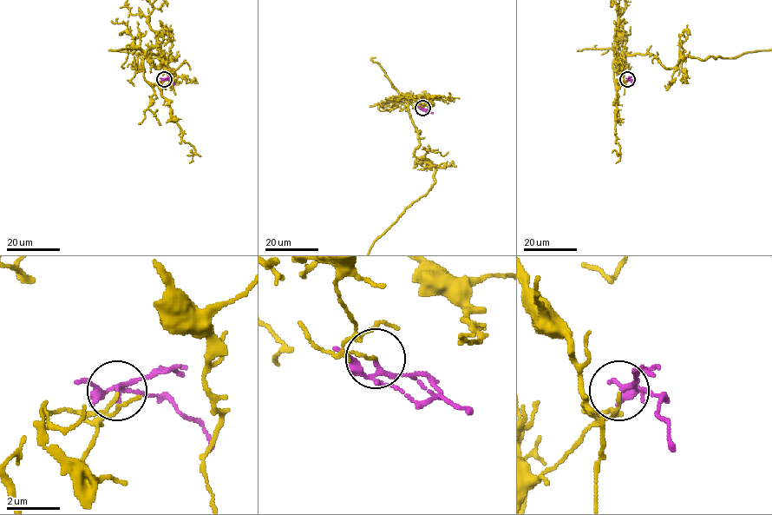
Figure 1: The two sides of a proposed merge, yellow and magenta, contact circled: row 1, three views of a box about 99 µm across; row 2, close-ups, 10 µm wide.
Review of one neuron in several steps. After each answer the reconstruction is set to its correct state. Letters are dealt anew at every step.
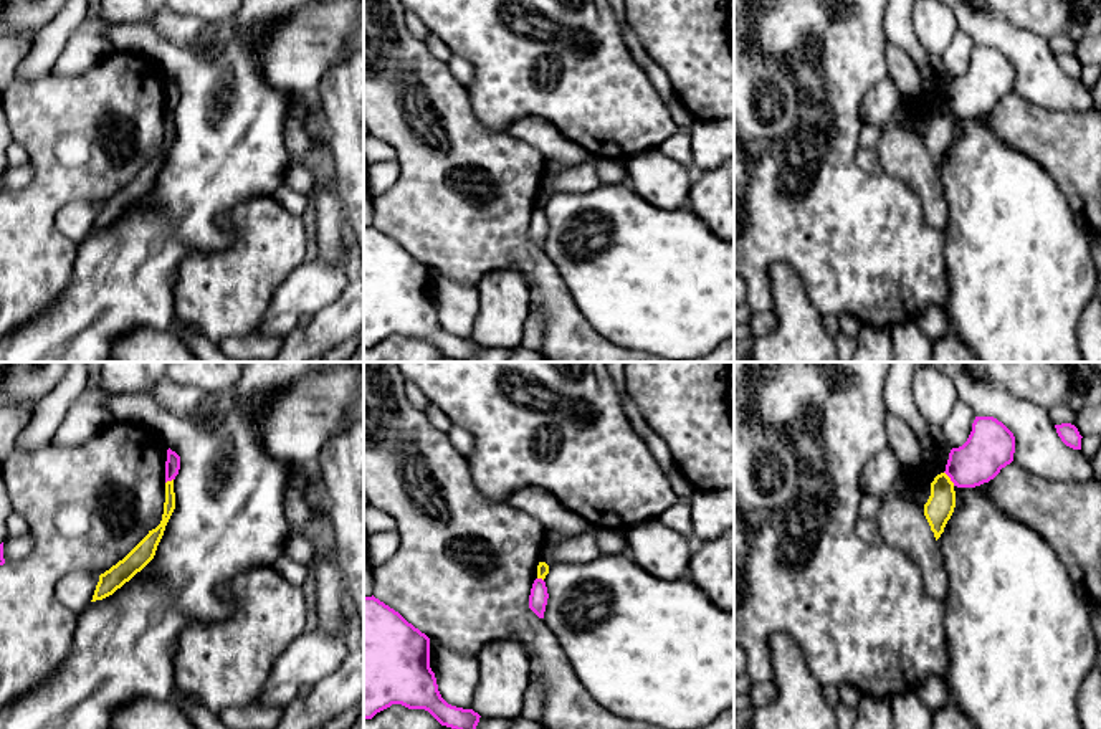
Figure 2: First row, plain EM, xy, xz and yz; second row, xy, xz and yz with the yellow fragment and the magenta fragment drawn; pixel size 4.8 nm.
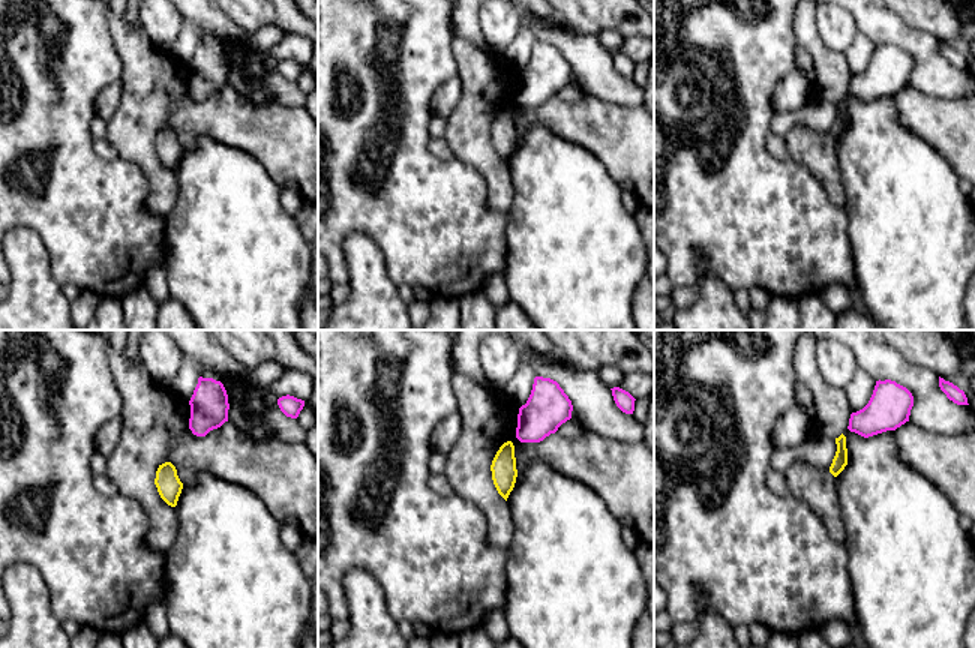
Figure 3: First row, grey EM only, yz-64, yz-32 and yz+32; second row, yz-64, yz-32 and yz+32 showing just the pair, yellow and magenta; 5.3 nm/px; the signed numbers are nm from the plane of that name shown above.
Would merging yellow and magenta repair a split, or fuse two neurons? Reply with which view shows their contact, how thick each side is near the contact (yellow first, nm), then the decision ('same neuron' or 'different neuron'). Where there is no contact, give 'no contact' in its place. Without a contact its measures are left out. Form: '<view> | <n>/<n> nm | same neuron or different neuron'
yz | 140/240 nm | different neuron

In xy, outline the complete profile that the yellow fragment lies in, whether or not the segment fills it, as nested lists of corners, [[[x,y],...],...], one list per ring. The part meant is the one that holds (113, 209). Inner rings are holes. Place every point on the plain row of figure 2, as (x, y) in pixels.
[[[174,109],[165,112],[165,132],[160,154],[149,160],[149,164],[116,195],[99,205],[91,231],[102,230],[112,225],[137,202],[141,202],[155,185],[157,175],[164,165],[165,155],[175,139]]]

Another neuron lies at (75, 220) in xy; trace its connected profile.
[[[73,202],[64,205],[55,218],[58,230],[78,246],[91,233],[99,205],[89,202]]]

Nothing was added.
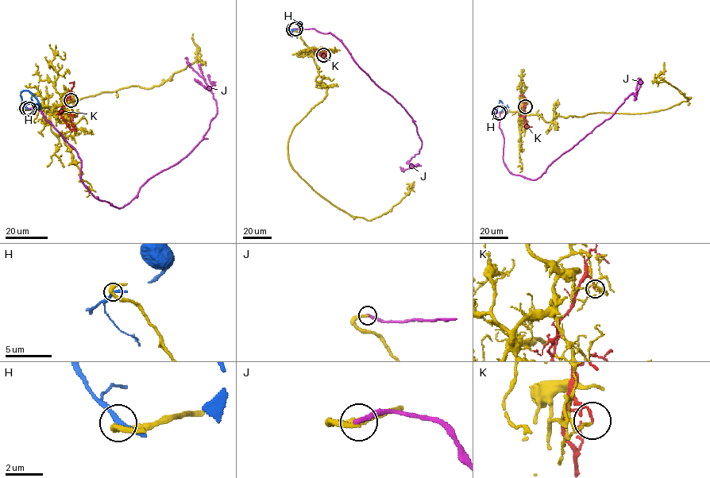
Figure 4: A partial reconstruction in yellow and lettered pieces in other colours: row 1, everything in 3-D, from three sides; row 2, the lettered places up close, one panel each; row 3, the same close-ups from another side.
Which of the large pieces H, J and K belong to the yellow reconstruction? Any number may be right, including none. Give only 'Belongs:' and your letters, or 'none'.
Belongs: none

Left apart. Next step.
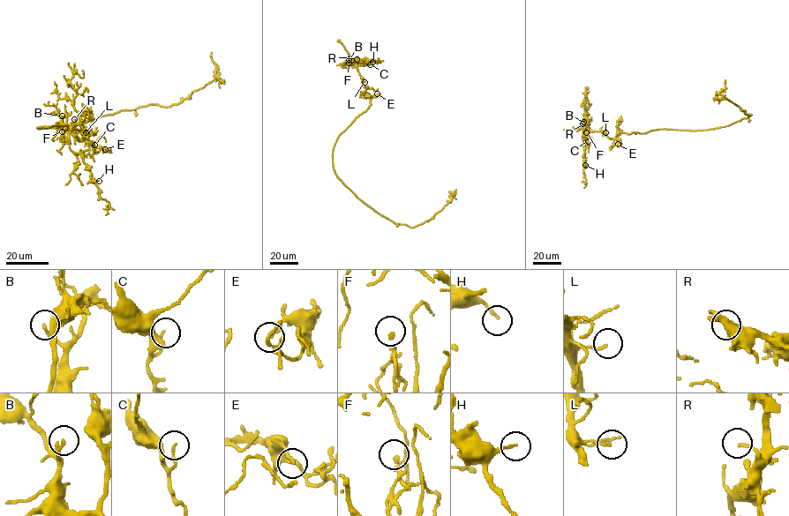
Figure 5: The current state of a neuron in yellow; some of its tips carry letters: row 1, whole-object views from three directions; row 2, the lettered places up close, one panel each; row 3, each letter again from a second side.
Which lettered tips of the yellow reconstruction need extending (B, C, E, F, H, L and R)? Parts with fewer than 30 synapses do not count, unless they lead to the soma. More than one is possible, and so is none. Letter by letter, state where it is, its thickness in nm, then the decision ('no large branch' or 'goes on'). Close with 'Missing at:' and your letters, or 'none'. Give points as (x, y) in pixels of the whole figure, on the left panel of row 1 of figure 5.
B: at (62, 115); 90 nm thick; no large branch
C: at (94, 145); 110 nm thick; goes on
E: at (105, 149); 150 nm thick; no large branch
F: at (62, 131); 140 nm thick; no large branch
H: at (99, 181); 110 nm thick; no large branch
L: at (86, 132); 120 nm thick; no large branch
R: at (74, 119); 100 nm thick; no large branch
Missing at: C

